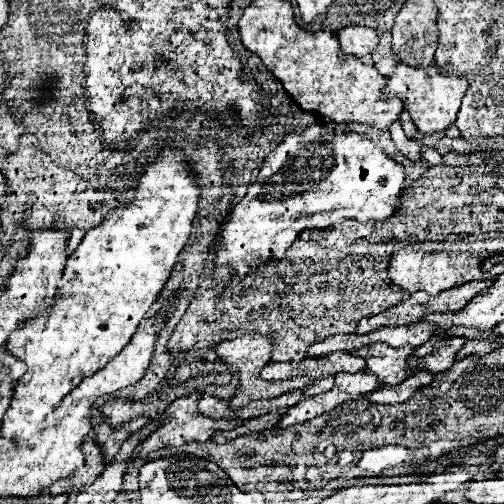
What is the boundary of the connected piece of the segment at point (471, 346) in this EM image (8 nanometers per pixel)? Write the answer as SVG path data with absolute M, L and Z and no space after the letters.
M498 337L488 339L488 341L484 341L484 339L468 339L466 345L458 351L456 359L464 359L464 357L468 357L468 355L486 355L486 353L502 347L496 339L498 339Z

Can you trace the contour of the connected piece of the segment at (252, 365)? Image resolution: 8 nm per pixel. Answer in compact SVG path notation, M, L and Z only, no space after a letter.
M244 335L240 339L234 339L234 341L222 341L216 345L216 355L226 361L228 365L234 365L236 369L240 369L240 385L238 385L238 395L230 399L232 405L236 407L244 407L248 405L250 401L258 401L258 399L274 399L274 397L280 397L282 393L288 393L288 391L294 391L294 389L302 389L302 387L310 387L314 383L312 377L292 377L292 379L286 379L286 381L264 381L260 377L260 369L270 361L270 353L272 353L272 337L266 337L266 335Z

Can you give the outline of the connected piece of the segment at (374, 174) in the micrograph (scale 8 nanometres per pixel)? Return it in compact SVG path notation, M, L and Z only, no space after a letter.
M328 121L310 125L302 133L290 133L266 159L256 177L248 187L244 199L232 209L228 219L218 227L222 243L216 247L214 255L214 283L228 285L234 277L244 279L252 269L282 261L286 249L298 239L306 229L326 231L336 227L346 219L356 221L384 221L400 211L398 199L404 191L404 165L396 163L390 155L378 149L368 137L344 131L336 133L336 127Z

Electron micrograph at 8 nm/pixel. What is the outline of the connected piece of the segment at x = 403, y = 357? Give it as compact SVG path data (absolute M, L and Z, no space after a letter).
M374 343L374 345L360 347L354 353L364 357L366 371L378 375L378 379L384 381L384 385L388 385L388 387L402 383L406 377L410 377L416 371L416 369L408 367L408 359L414 355L412 345L394 349L386 343Z

